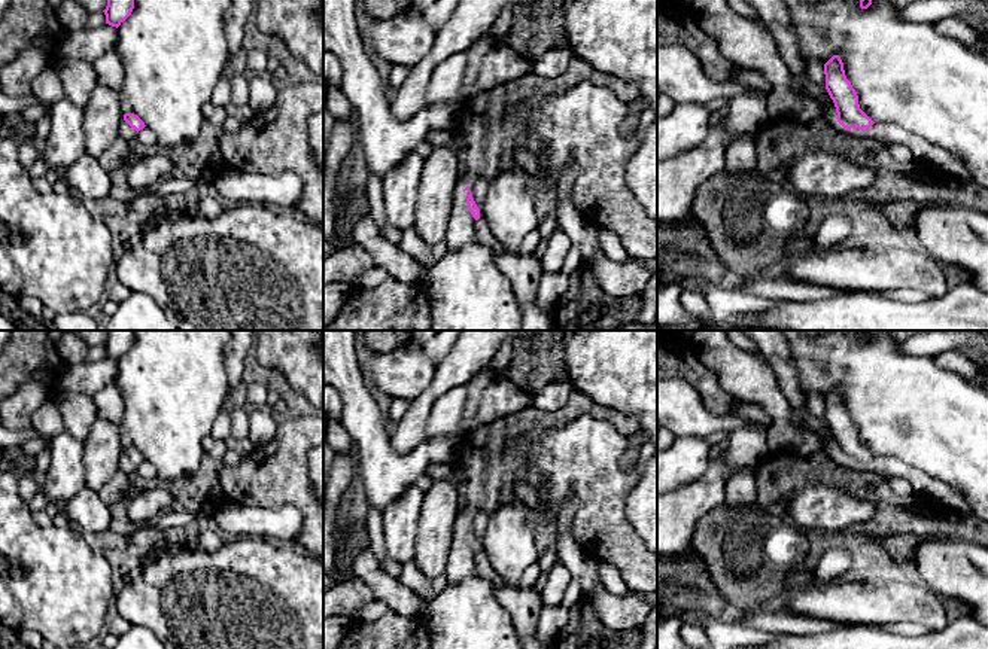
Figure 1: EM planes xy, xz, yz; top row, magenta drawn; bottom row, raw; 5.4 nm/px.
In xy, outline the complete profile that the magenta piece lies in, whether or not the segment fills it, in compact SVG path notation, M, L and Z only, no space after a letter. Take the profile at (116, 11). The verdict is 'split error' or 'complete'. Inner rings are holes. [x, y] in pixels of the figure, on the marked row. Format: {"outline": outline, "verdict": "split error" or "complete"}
{"outline": "M107 0L107 6L103 10L106 15L106 24L119 27L133 12L134 0Z", "verdict": "complete"}

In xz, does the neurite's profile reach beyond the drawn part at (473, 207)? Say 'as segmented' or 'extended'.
extended

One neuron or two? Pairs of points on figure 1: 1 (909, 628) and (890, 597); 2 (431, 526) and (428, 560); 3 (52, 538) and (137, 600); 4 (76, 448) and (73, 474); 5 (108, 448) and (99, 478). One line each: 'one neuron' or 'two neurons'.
1: two neurons
2: one neuron
3: two neurons
4: one neuron
5: one neuron

